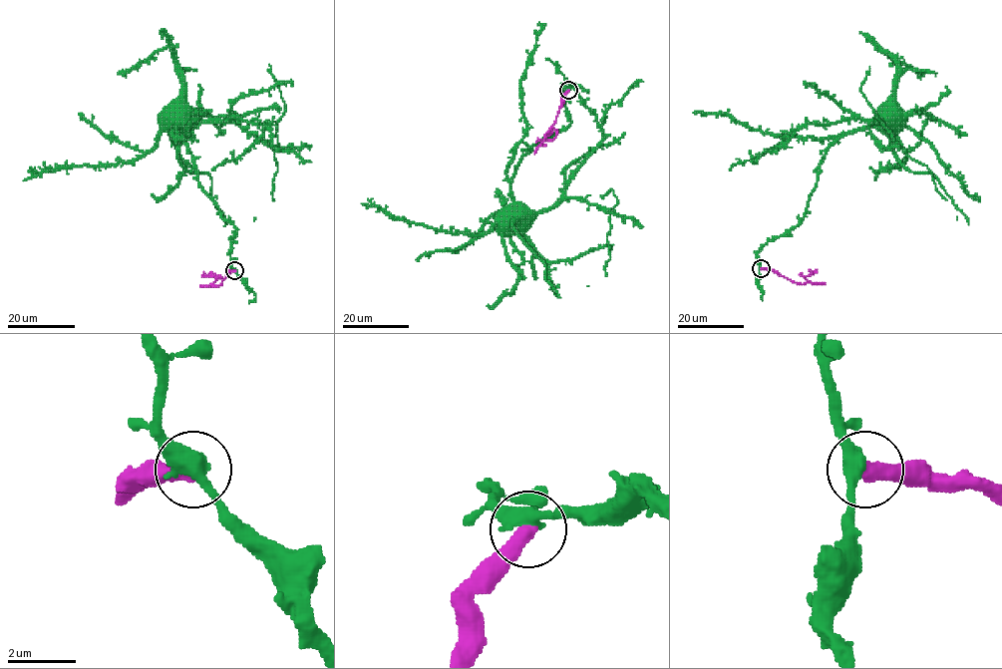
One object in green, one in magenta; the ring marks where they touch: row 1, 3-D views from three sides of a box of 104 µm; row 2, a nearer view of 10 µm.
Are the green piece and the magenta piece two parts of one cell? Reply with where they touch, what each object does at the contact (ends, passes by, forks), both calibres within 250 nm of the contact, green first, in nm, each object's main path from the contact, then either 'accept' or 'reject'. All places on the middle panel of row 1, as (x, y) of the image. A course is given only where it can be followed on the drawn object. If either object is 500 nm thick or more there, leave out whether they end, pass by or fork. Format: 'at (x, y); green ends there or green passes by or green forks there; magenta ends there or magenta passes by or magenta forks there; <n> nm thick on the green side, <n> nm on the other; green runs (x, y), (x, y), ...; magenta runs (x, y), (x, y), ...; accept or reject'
at (568, 90); green passes by; magenta ends there; 460 nm thick on the green side, 480 nm on the other; green runs (568, 90), (563, 87), (570, 124), (552, 137), (542, 139), (524, 155), (513, 174), (512, 207); magenta runs (568, 90), (545, 136), (553, 129), (555, 137), (540, 141), (545, 146); reject

